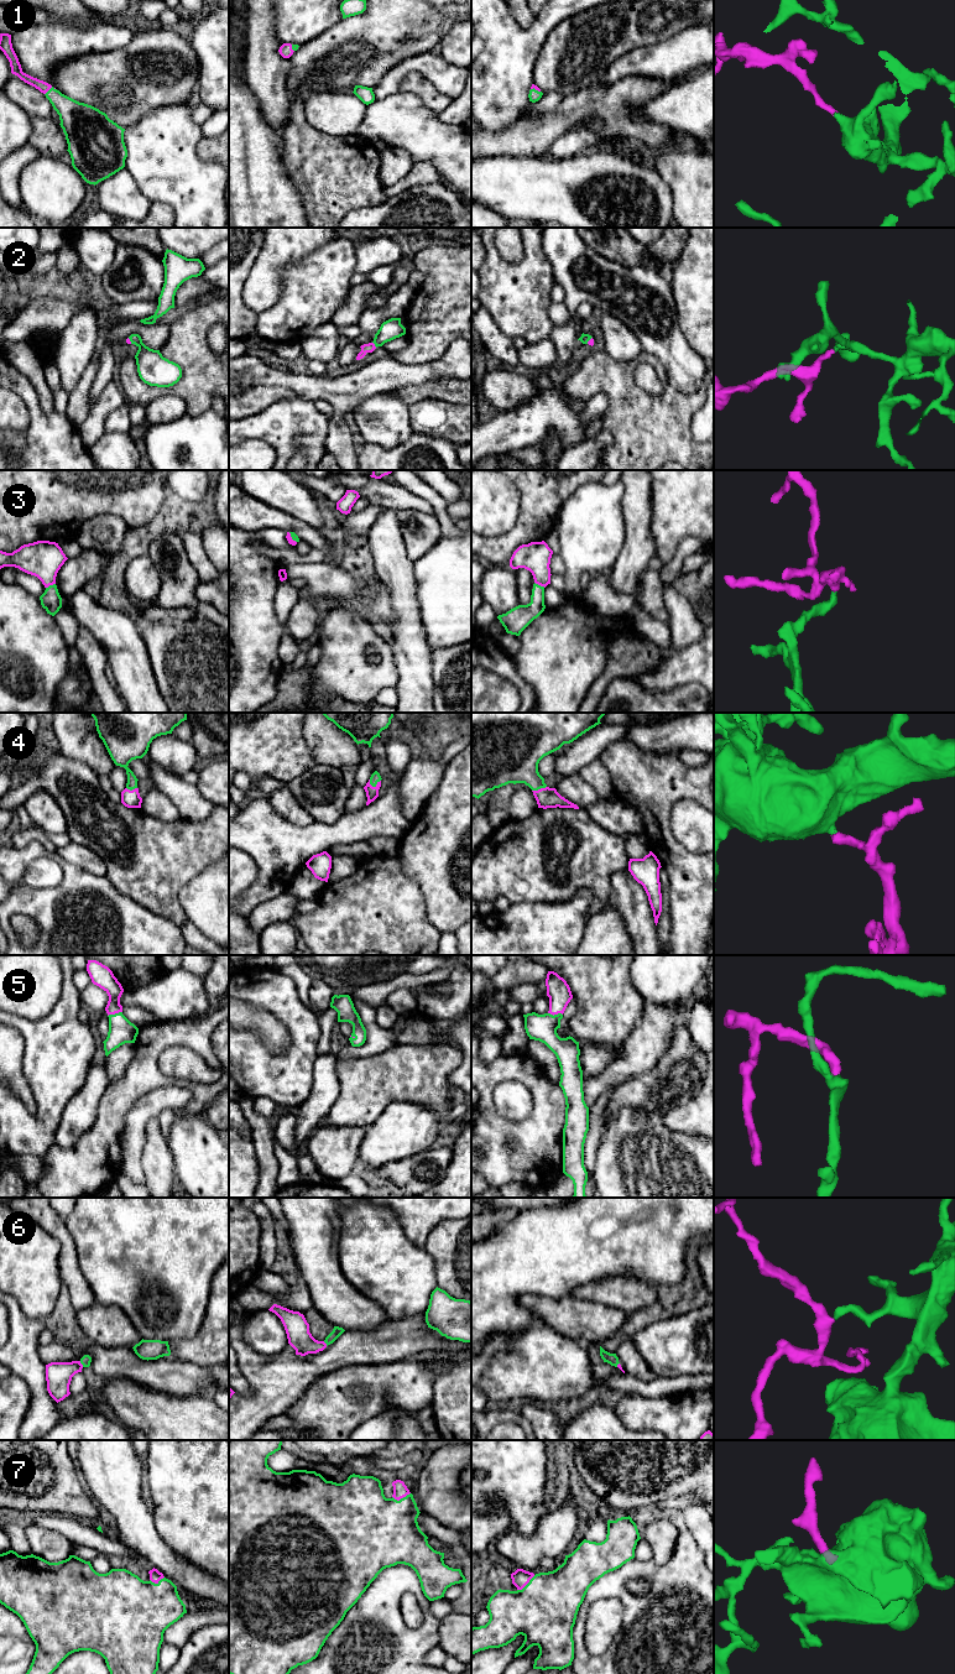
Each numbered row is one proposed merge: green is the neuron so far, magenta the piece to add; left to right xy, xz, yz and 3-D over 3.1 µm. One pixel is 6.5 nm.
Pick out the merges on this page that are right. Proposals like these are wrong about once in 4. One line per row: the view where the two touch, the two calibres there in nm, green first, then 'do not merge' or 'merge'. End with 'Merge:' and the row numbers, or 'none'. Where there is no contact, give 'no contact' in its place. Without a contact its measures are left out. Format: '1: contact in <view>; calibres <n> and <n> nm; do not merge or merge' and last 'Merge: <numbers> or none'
1: contact in xy; calibres 220 and 70 nm; merge
2: contact in xz; calibres 130 and 60 nm; merge
3: contact in yz; calibres 150 and 190 nm; merge
4: contact in xz; calibres 70 and 80 nm; merge
5: contact in xy; calibres 170 and 130 nm; merge
6: contact in xy; calibres 70 and 180 nm; merge
7: contact in yz; calibres 420 and 110 nm; merge
Merge: 1, 2, 3, 4, 5, 6, 7

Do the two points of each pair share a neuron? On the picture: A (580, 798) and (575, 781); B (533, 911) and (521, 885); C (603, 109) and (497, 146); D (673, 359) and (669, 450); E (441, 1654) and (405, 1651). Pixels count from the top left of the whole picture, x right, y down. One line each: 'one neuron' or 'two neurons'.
A: one neuron
B: two neurons
C: one neuron
D: two neurons
E: two neurons

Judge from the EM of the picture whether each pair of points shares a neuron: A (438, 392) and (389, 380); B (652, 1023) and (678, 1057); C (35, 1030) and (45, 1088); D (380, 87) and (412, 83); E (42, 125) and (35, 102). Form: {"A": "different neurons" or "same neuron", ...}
{"A": "different neurons", "B": "different neurons", "C": "same neuron", "D": "different neurons", "E": "different neurons"}

